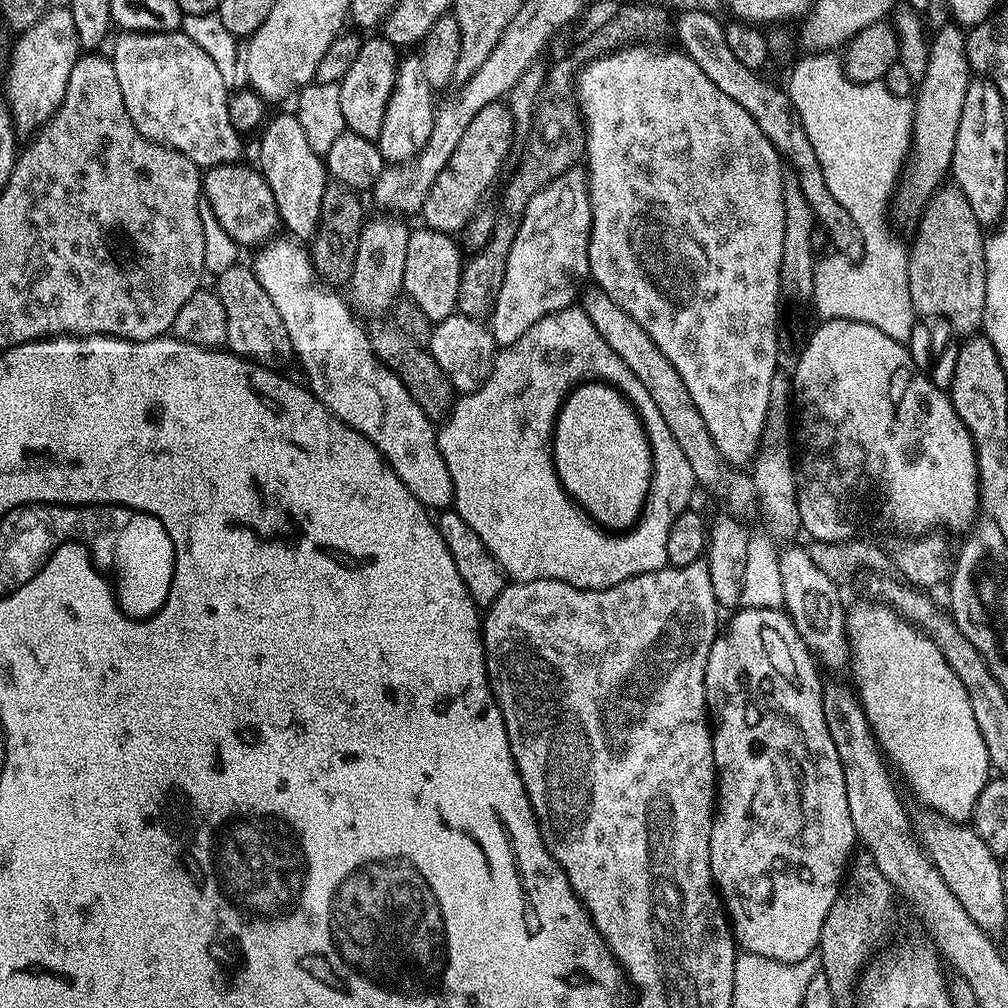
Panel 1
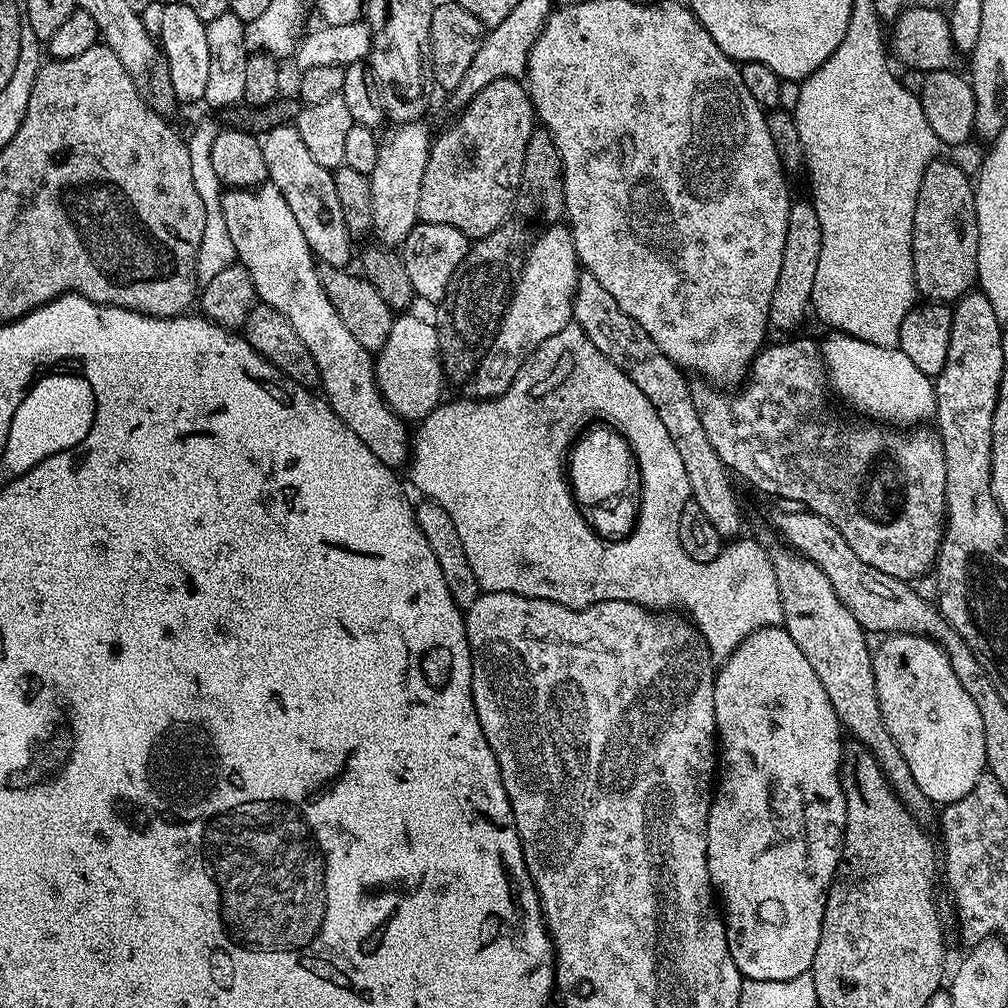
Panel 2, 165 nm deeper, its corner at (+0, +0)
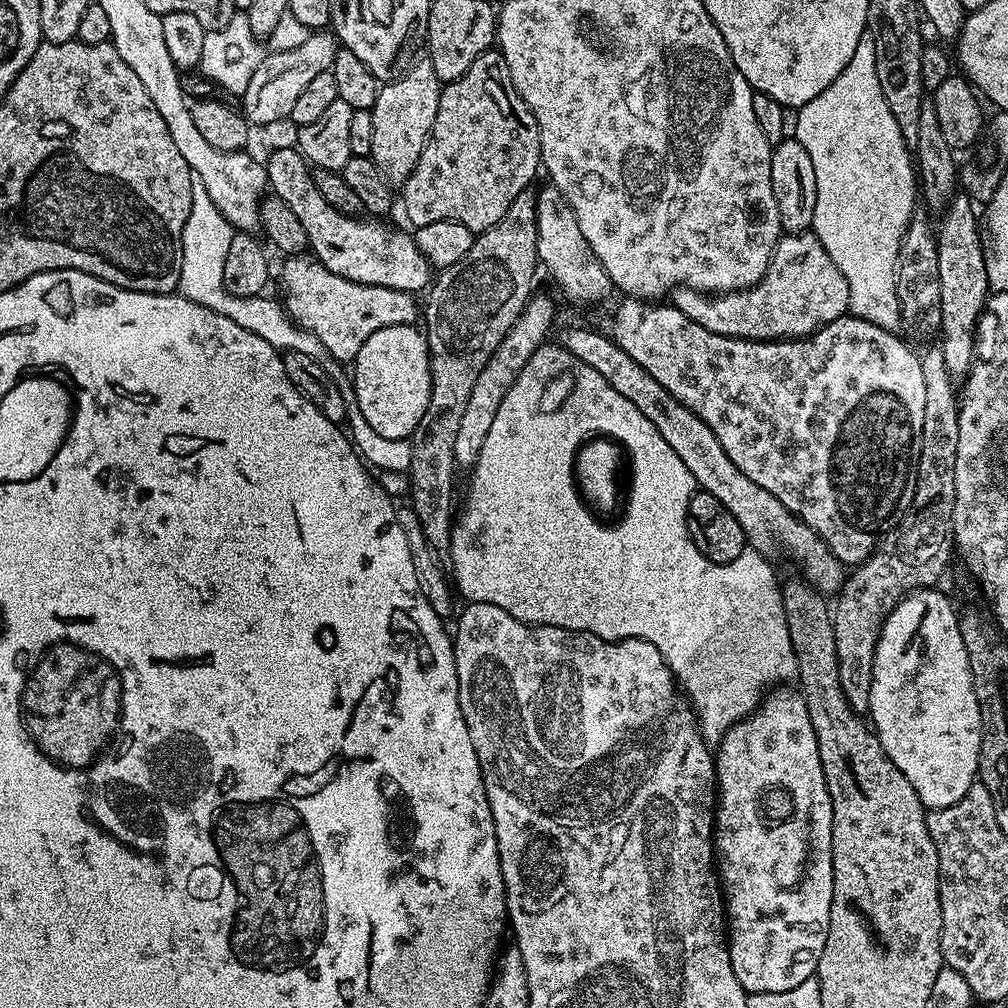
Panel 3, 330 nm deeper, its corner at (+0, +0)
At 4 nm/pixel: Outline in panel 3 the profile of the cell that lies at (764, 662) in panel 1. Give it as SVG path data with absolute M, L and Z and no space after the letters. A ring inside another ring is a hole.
M780 686L769 691L760 701L760 707L752 711L751 716L739 720L728 733L720 739L715 751L716 786L718 803L714 813L714 856L718 861L718 875L726 905L726 931L728 934L728 953L734 966L734 974L744 991L781 992L794 990L802 982L813 979L816 967L822 958L822 946L826 946L826 934L830 930L830 906L834 894L834 874L832 873L832 803L830 790L822 770L822 758L818 754L818 738L810 722L810 710L803 695L795 687Z

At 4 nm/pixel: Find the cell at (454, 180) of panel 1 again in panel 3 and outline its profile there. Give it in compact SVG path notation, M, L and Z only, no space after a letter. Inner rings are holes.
M489 50L474 58L474 66L470 66L462 78L443 85L438 114L418 158L418 166L414 166L410 178L402 185L404 212L413 229L449 220L462 222L462 226L479 234L499 222L502 214L510 210L510 202L531 185L528 183L541 168L538 122L518 90L514 90L514 78L510 78L510 66L506 66L504 55L499 50Z

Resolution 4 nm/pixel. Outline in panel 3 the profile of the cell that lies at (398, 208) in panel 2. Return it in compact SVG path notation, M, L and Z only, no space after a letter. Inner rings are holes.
M420 58L413 68L406 68L381 83L378 98L370 110L374 118L372 161L393 186L403 185L410 178L414 166L418 166L418 158L426 146L434 118L438 114L442 91L442 81L438 74L434 74L434 66L427 58Z

